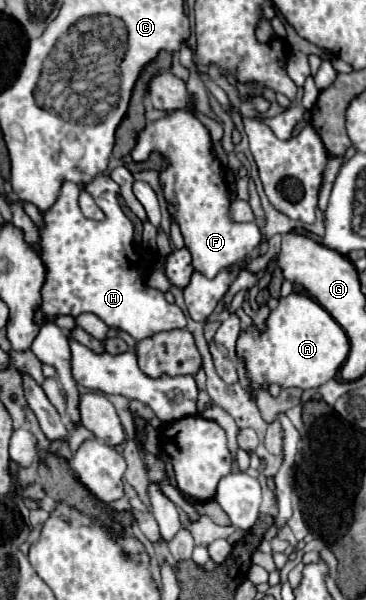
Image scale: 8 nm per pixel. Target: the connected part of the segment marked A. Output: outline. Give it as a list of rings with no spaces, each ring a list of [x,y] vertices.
[[[297,293],[279,299],[277,309],[269,313],[263,333],[257,333],[255,327],[251,327],[237,339],[237,355],[245,359],[247,375],[255,391],[259,391],[263,383],[279,383],[281,387],[299,387],[299,389],[319,387],[321,383],[327,383],[329,379],[337,377],[339,367],[347,359],[347,353],[349,353],[349,339],[345,331],[337,325],[337,321],[309,295],[297,295]]]

